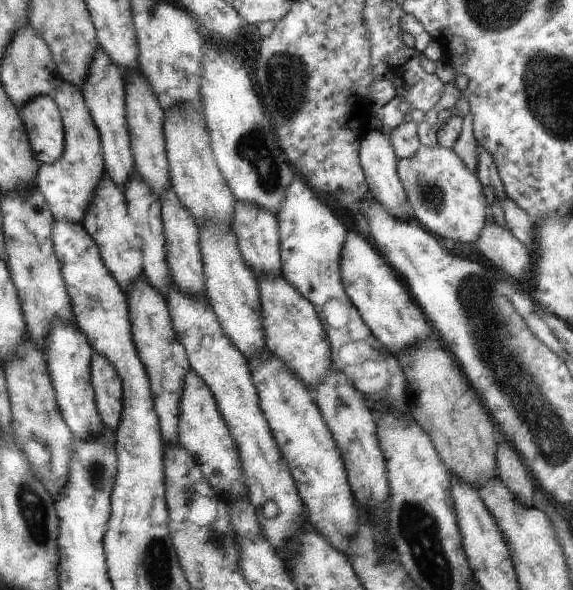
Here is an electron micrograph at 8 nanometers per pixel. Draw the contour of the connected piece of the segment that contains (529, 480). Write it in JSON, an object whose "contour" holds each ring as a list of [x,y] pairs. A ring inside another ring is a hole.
{"contour":[[[506,440],[498,445],[496,468],[498,478],[514,492],[516,500],[528,507],[535,506],[536,482],[517,450]]]}

